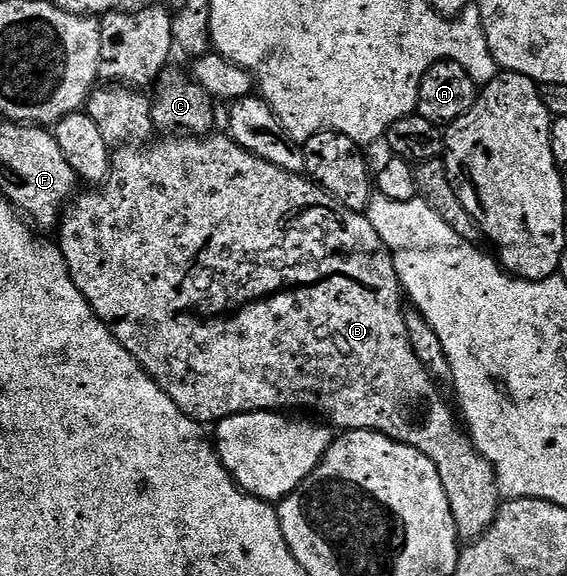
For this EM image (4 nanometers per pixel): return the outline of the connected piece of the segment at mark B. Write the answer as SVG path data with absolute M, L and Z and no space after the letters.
M209 133L203 137L193 137L190 135L164 137L161 138L164 139L161 143L159 141L153 141L141 147L136 145L121 147L111 156L111 171L102 189L88 189L85 195L83 193L77 194L69 202L68 206L64 208L64 213L60 216L58 224L58 232L60 231L58 246L62 254L64 254L64 260L68 266L70 277L74 281L74 285L78 285L82 297L86 297L86 301L94 309L94 313L108 326L110 333L126 349L126 353L133 355L138 361L138 365L142 365L144 372L167 393L170 401L174 401L174 405L178 405L178 409L182 409L182 413L186 413L189 417L196 420L197 423L201 425L215 425L226 417L234 417L235 415L250 413L251 411L274 411L277 413L308 413L304 411L313 411L314 414L321 415L321 417L316 417L323 420L327 426L340 433L346 431L377 431L394 441L405 443L414 449L418 449L418 453L422 453L426 457L430 457L430 461L434 461L434 469L438 469L438 477L442 477L442 485L446 489L446 497L450 501L450 509L454 513L454 525L456 526L457 533L460 534L461 540L471 541L477 539L480 535L484 535L496 519L496 514L500 511L500 504L502 502L496 474L490 465L490 461L486 461L481 457L478 449L472 444L471 439L468 438L465 428L458 422L458 415L454 410L453 404L451 402L448 404L444 400L444 395L440 392L441 384L433 379L432 374L422 365L422 361L418 361L418 357L414 357L414 349L410 349L410 337L406 333L406 321L404 320L406 303L402 298L402 288L396 276L394 261L392 260L391 253L386 249L382 237L378 237L374 225L370 225L367 214L346 209L333 195L328 194L327 191L323 191L318 184L312 182L311 179L305 177L303 174L278 169L276 165L270 165L270 161L262 161L258 157L254 157L254 153L242 149L242 145L238 145L227 134L216 134Z

